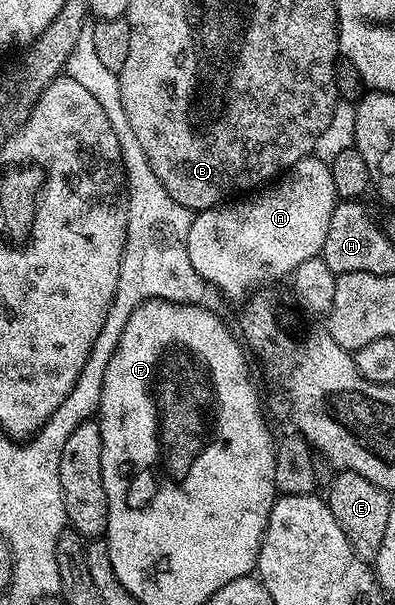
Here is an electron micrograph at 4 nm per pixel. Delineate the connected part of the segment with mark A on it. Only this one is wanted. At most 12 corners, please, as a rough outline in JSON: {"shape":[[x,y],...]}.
{"shape":[[329,164],[195,212],[192,267],[215,290],[289,278],[321,254]]}

